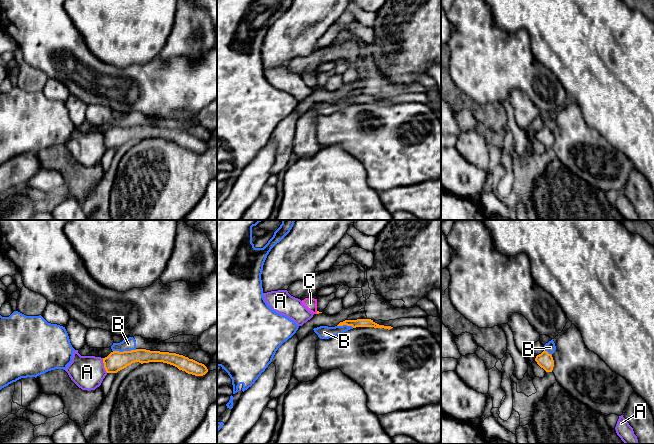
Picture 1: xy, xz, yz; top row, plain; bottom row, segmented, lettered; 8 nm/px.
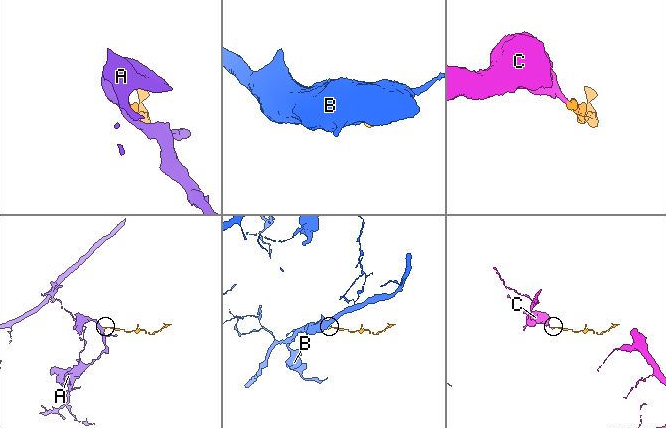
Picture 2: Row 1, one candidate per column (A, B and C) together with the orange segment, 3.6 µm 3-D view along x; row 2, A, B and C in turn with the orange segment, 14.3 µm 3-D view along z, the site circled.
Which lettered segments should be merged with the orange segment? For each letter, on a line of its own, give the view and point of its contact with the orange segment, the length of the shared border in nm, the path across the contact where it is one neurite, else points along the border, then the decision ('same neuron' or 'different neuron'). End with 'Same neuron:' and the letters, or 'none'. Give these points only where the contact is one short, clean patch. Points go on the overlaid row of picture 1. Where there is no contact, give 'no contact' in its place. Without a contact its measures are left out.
A: contact xy (104, 365); length 130 nm; border xy (102, 358), (104, 369), (107, 372); different neuron
B: contact xy (124, 351); length 190 nm; border xy (136, 349), (113, 351); different neuron
C: contact xz (317, 312); length 30 nm; way xz (318, 312), (317, 312), (310, 303); same neuron
Same neuron: C

